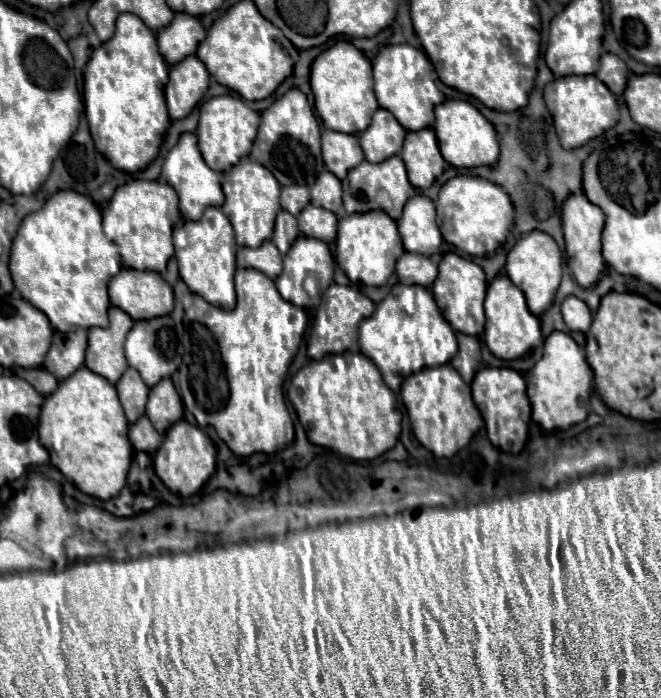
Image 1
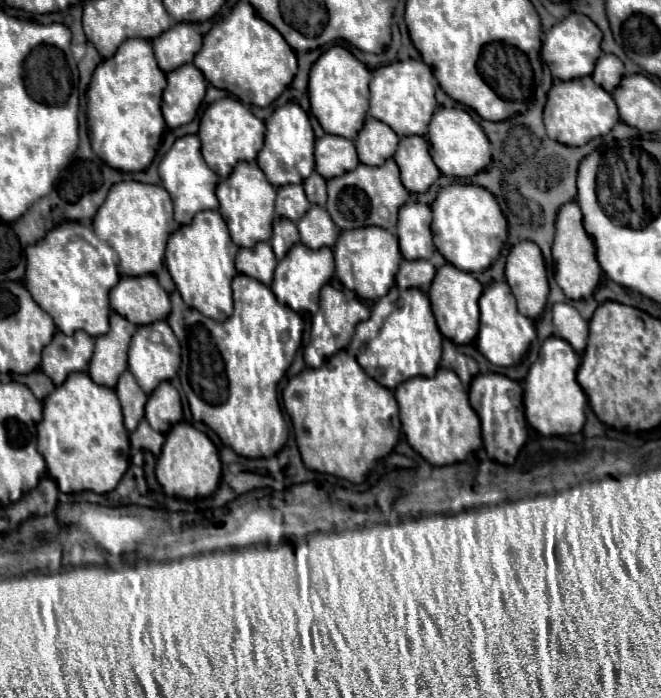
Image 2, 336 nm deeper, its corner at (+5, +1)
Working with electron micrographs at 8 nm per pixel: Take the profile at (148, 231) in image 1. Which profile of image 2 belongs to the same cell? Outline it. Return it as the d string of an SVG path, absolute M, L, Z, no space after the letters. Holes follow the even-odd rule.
M122 181L110 189L106 203L98 209L92 229L98 239L108 243L118 253L122 275L154 275L158 269L162 269L164 249L170 235L170 223L164 211L164 195L166 189L160 185Z

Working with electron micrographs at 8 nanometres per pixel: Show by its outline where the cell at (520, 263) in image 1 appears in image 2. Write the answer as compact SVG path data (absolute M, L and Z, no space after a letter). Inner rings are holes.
M520 241L508 253L506 281L518 301L518 311L536 319L546 305L548 277L542 251L532 241Z

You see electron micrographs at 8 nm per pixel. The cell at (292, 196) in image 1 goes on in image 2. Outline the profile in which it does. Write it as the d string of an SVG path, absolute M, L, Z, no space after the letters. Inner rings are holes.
M284 185L278 187L278 197L276 197L276 215L298 221L302 215L310 209L310 203L306 199L304 187L302 185Z

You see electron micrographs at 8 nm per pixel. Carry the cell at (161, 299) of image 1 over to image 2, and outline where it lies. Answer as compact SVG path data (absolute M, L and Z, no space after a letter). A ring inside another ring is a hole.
M154 275L122 277L110 291L110 307L134 325L150 325L168 317L170 299Z

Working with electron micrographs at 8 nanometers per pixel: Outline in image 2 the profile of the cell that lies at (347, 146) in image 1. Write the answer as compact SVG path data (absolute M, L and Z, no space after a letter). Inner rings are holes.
M324 135L316 141L316 171L324 179L332 179L352 171L360 161L356 155L356 147L350 139L338 135Z

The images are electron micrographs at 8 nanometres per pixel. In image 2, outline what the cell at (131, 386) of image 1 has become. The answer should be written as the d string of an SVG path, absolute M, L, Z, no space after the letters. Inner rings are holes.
M124 371L120 375L120 381L116 385L116 395L122 405L124 413L124 425L128 431L134 431L138 427L140 419L144 417L144 405L146 405L146 393L138 387L134 375L130 371Z

